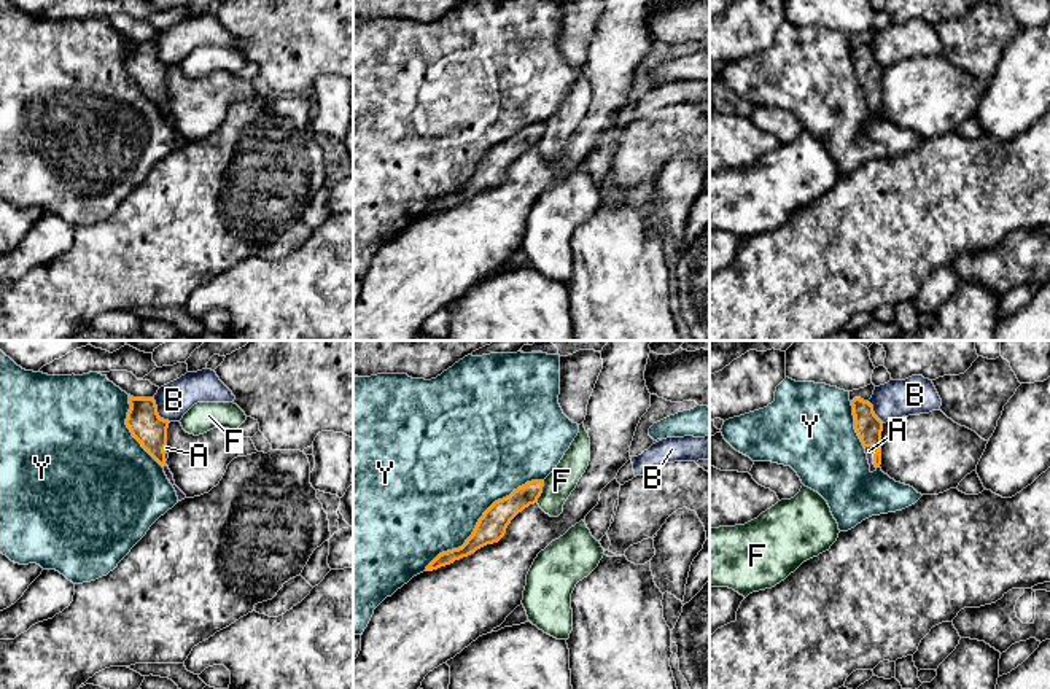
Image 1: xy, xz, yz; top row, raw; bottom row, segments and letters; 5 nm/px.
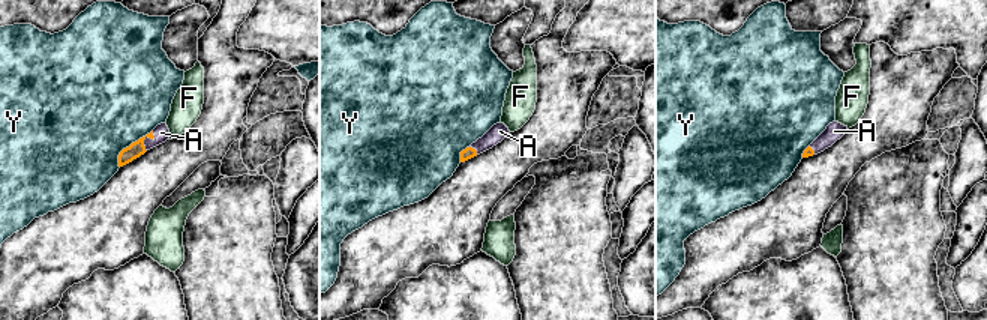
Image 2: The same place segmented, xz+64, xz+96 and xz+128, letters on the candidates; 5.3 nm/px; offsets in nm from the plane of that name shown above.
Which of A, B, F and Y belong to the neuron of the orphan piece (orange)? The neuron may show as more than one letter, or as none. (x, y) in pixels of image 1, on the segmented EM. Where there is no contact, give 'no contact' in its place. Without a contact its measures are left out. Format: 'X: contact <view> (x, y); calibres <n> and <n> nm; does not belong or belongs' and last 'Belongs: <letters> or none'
A: contact yz (874, 455); calibres 140 and 50 nm; belongs
B: contact xy (156, 412); calibres 170 and 180 nm; does not belong
F: contact xz (541, 492); calibres 140 and 150 nm; does not belong
Y: contact xz (479, 519); calibres 150 and 500 nm; does not belong
Belongs: A

